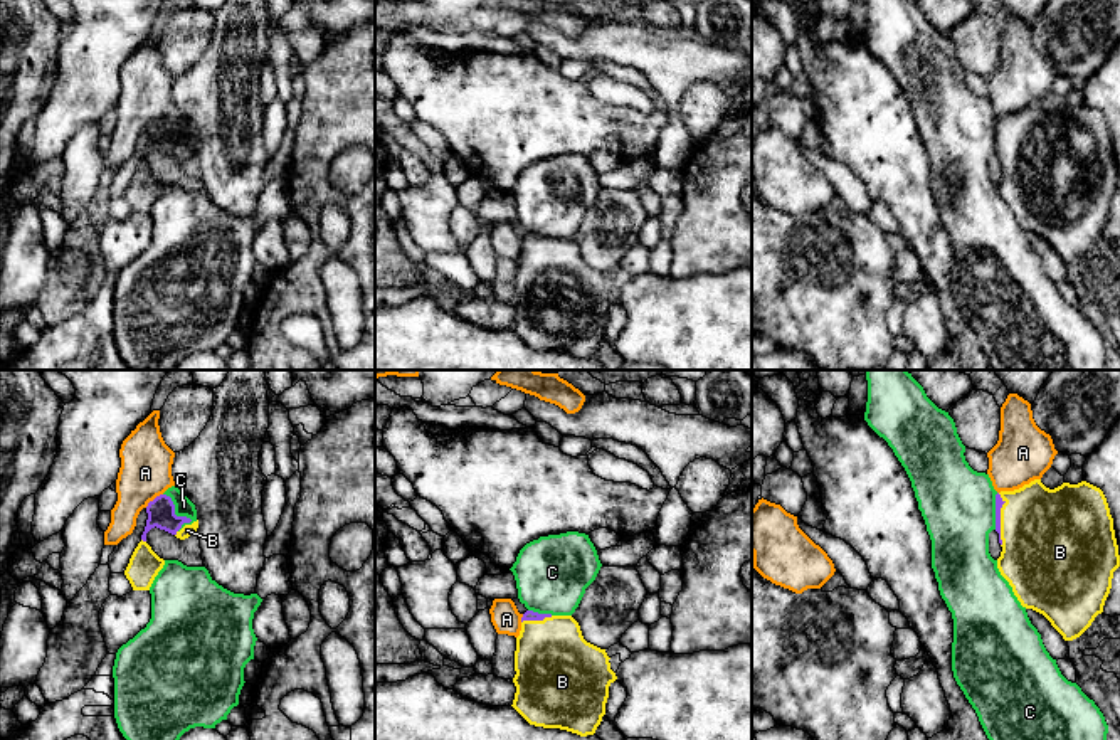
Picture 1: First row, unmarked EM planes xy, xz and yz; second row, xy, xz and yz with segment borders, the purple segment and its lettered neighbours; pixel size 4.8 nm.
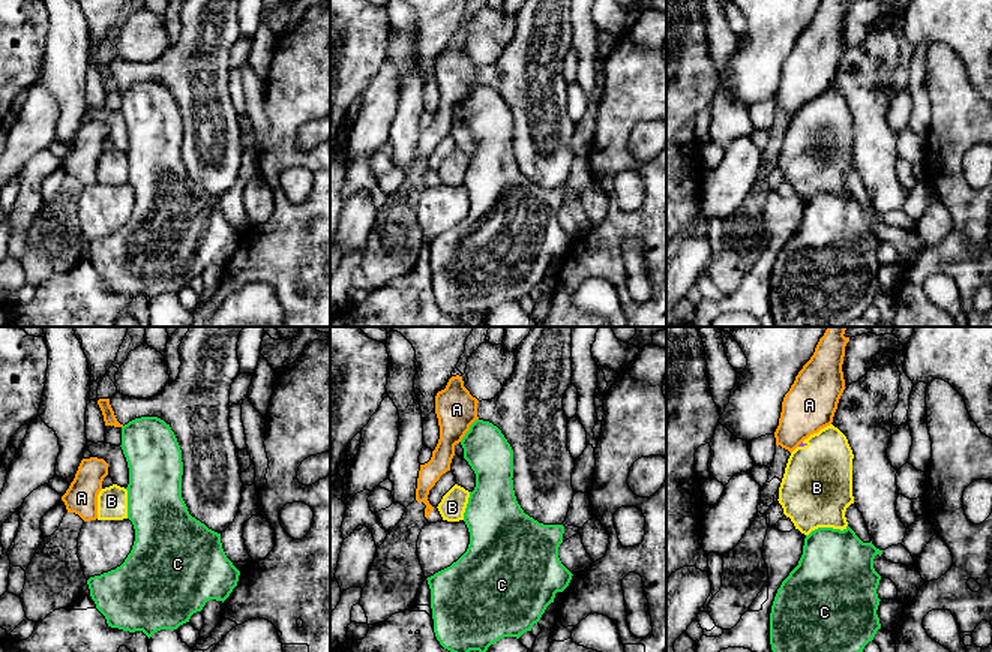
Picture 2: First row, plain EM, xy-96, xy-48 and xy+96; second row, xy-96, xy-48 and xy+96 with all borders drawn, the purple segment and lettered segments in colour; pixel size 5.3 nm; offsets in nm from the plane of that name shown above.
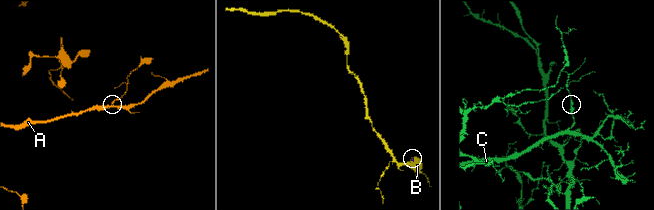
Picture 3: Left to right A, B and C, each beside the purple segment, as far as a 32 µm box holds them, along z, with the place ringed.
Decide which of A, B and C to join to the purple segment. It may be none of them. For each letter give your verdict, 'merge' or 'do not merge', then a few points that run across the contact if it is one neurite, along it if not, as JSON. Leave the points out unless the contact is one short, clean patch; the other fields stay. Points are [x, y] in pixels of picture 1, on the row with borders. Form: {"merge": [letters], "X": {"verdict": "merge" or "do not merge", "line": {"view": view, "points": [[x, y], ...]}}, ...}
{"merge": ["B"], "A": {"verdict": "do not merge", "line": {"view": "xy", "points": [[162, 493], [145, 507]]}}, "B": {"verdict": "merge", "line": {"view": "yz", "points": [[999, 502], [999, 520], [1028, 520], [1048, 537]]}}, "C": {"verdict": "do not merge"}}

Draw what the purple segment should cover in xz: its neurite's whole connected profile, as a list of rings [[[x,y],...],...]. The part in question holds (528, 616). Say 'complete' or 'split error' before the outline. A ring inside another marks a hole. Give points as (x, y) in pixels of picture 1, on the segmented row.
split error; [[[526,610],[516,637],[513,708],[535,727],[594,735],[605,715],[609,686],[617,679],[605,649],[587,642],[572,616]]]

